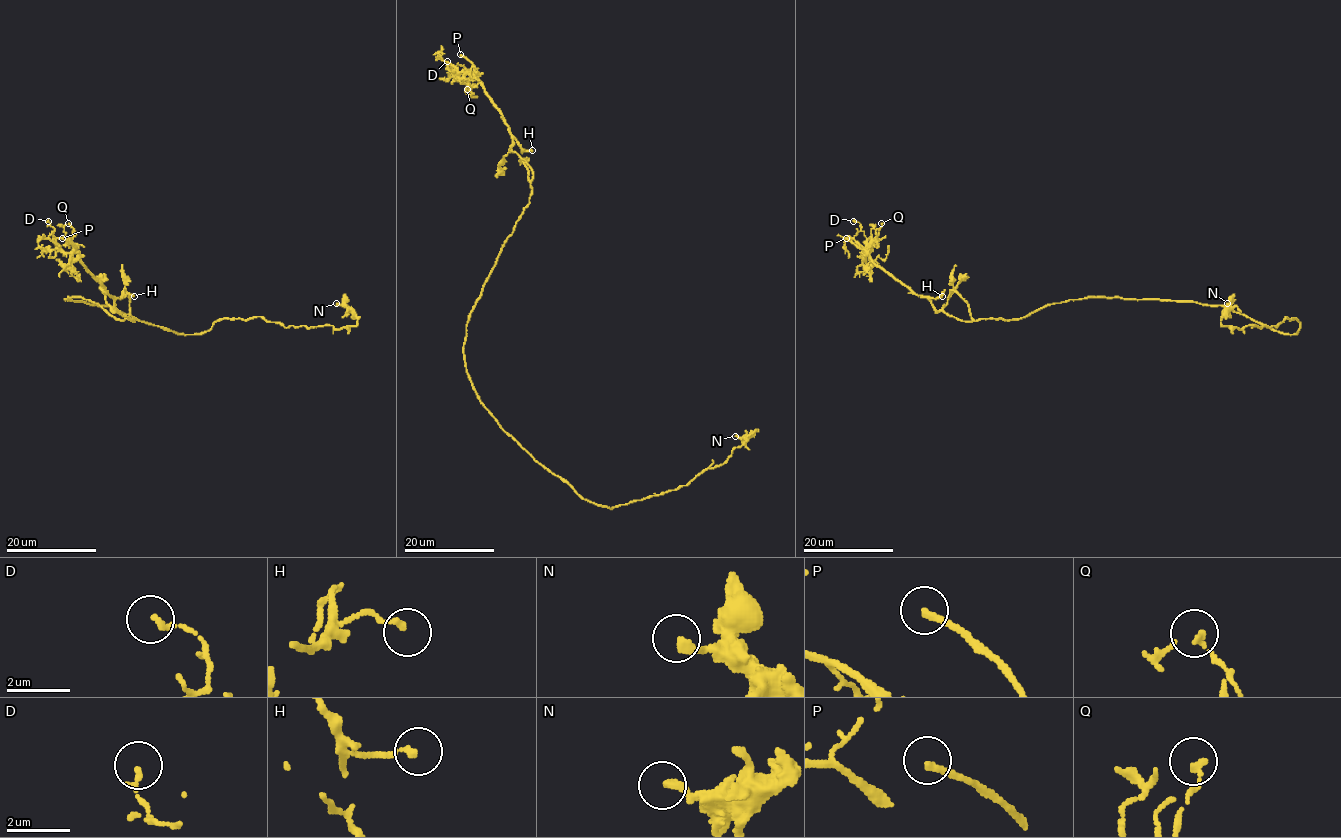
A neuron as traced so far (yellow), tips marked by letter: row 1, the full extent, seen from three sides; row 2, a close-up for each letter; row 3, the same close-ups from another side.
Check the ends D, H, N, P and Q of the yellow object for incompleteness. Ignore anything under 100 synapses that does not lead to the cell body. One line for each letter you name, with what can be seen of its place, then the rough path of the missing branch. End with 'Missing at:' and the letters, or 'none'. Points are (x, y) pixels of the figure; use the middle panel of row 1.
P: (460, 54) | (460, 54), (440, 39), (429, 42), (486, 42), (479, 52), (482, 42), (494, 30), (494, 21), (489, 16)
Missing at: P

